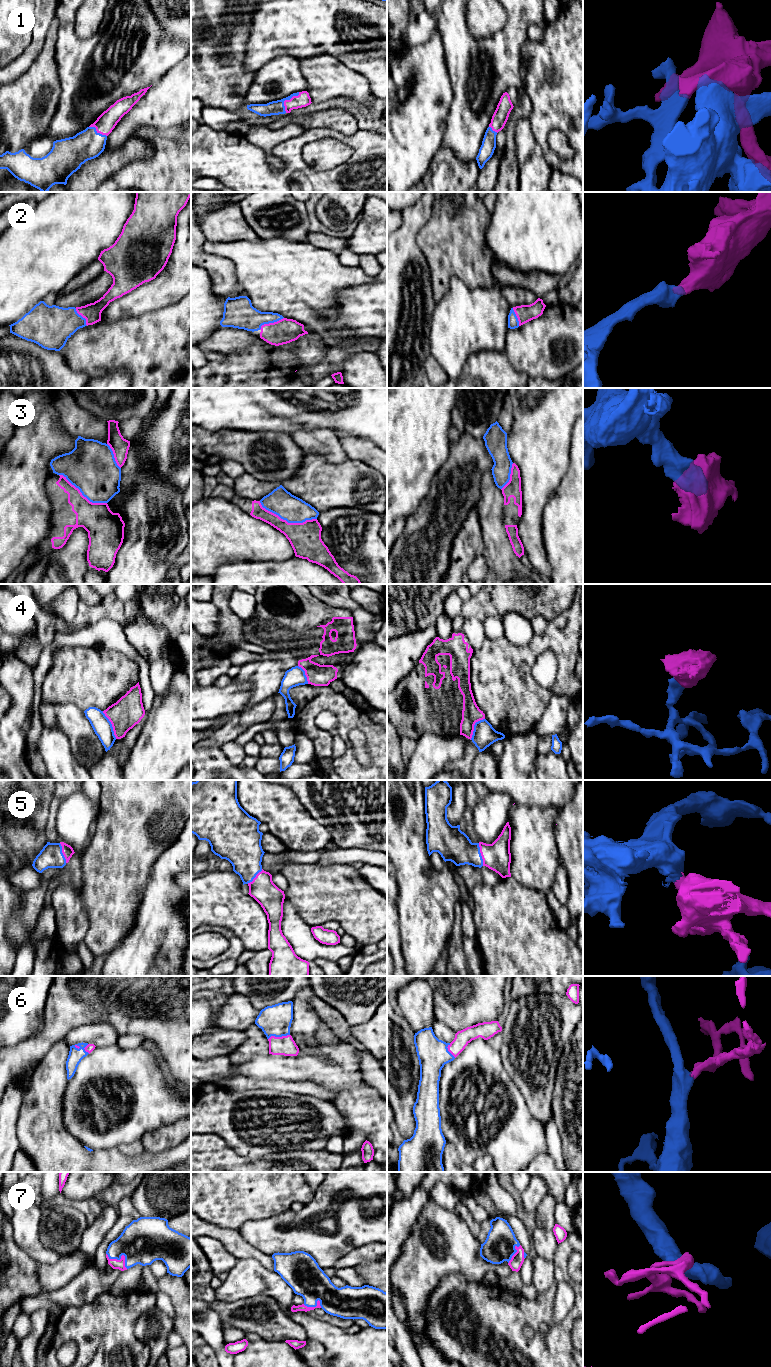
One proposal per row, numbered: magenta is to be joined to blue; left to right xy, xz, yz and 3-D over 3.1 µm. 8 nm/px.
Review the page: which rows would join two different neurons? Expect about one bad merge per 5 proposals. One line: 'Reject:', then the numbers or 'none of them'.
Reject: 3, 4

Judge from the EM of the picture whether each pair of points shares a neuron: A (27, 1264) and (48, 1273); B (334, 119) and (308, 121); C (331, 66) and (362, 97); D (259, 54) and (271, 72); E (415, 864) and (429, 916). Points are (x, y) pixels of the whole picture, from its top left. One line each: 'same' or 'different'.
A: different
B: same
C: same
D: different
E: same

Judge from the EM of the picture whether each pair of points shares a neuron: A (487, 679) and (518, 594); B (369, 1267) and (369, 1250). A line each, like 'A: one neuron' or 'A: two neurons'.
A: two neurons
B: two neurons

